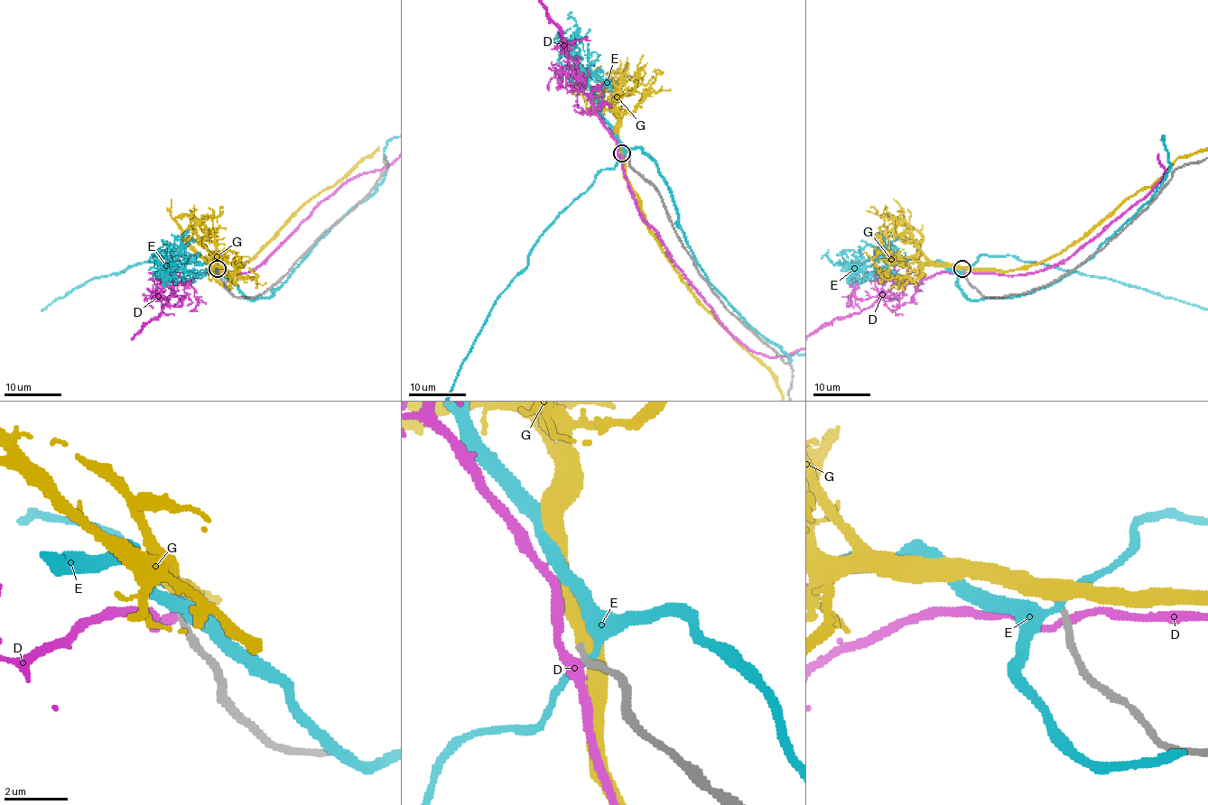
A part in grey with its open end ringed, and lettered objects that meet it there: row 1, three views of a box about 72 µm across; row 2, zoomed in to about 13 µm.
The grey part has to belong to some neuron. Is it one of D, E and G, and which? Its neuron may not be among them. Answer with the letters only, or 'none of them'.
G

